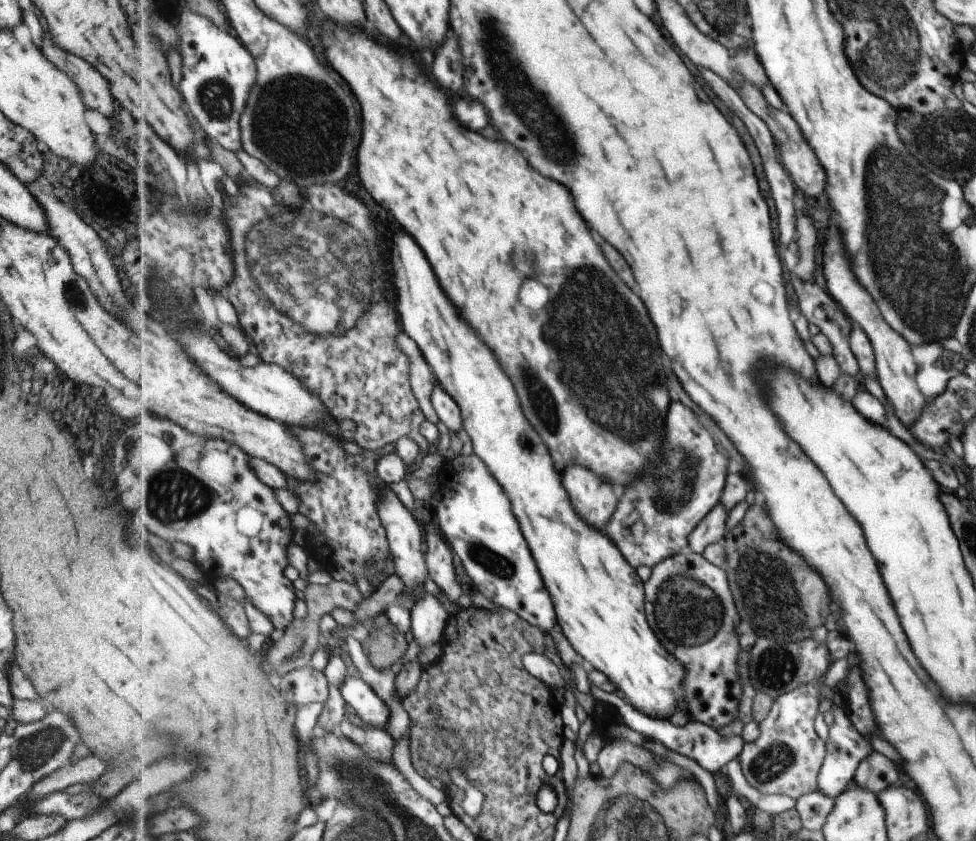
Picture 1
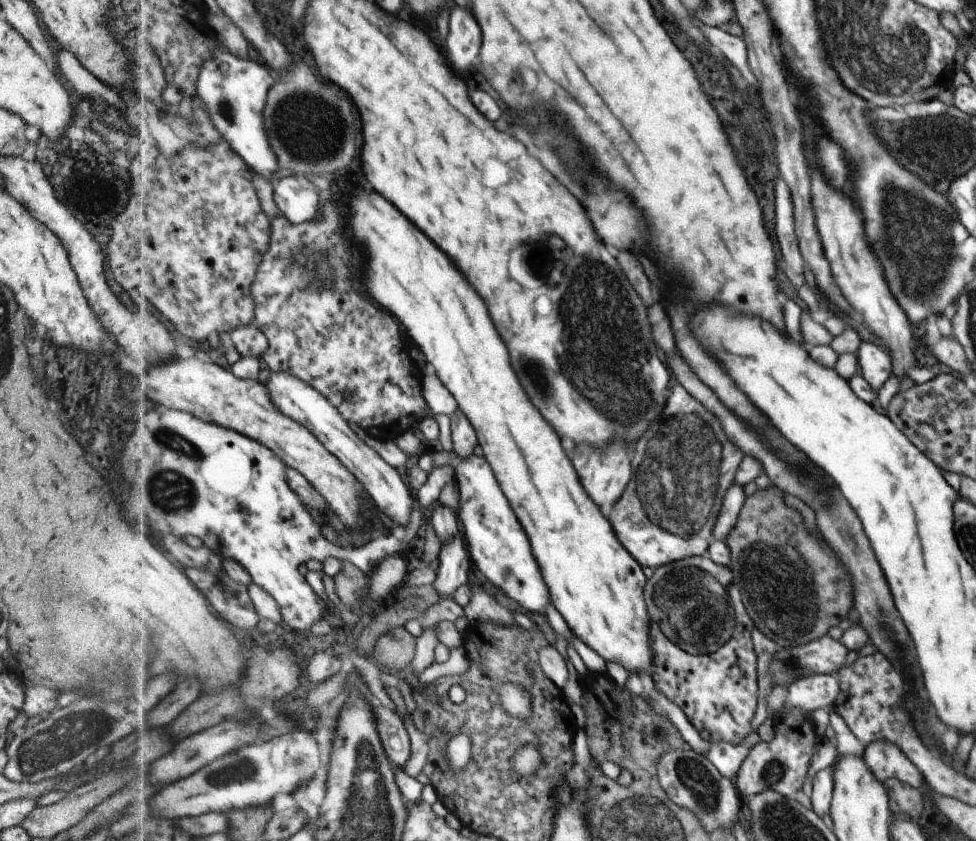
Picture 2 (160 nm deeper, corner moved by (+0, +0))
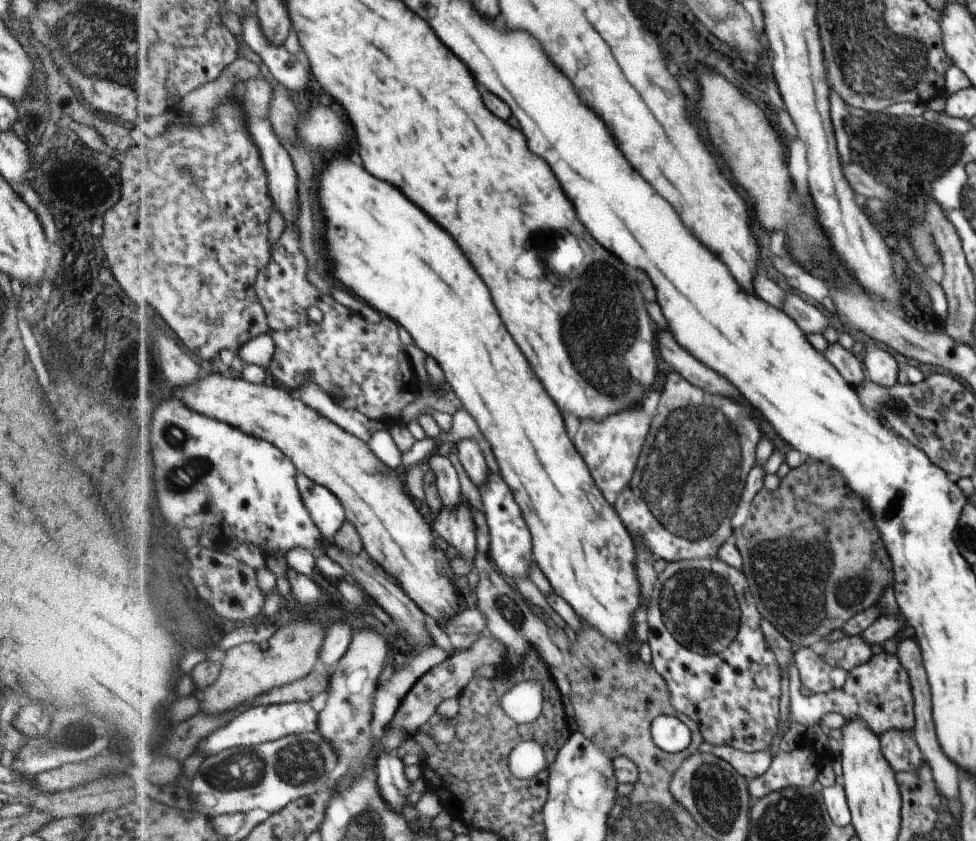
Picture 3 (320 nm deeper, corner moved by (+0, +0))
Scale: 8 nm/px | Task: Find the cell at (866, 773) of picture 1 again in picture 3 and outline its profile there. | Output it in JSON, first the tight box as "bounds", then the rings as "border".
{"bounds":[879,729,922,773],"border":[[[889,729],[879,735],[883,758],[892,766],[894,773],[913,772],[919,768],[922,754],[909,729]]]}

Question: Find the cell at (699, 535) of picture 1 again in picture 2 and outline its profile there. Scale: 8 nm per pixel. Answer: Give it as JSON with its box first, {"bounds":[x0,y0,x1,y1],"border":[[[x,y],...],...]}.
{"bounds":[713,483,746,541],"border":[[[735,483],[728,491],[719,517],[717,518],[717,524],[715,524],[715,530],[713,530],[713,538],[715,541],[721,538],[724,538],[724,540],[728,538],[733,528],[735,528],[735,524],[739,521],[739,516],[743,511],[745,502],[746,497],[745,492],[743,492],[743,486]]]}

